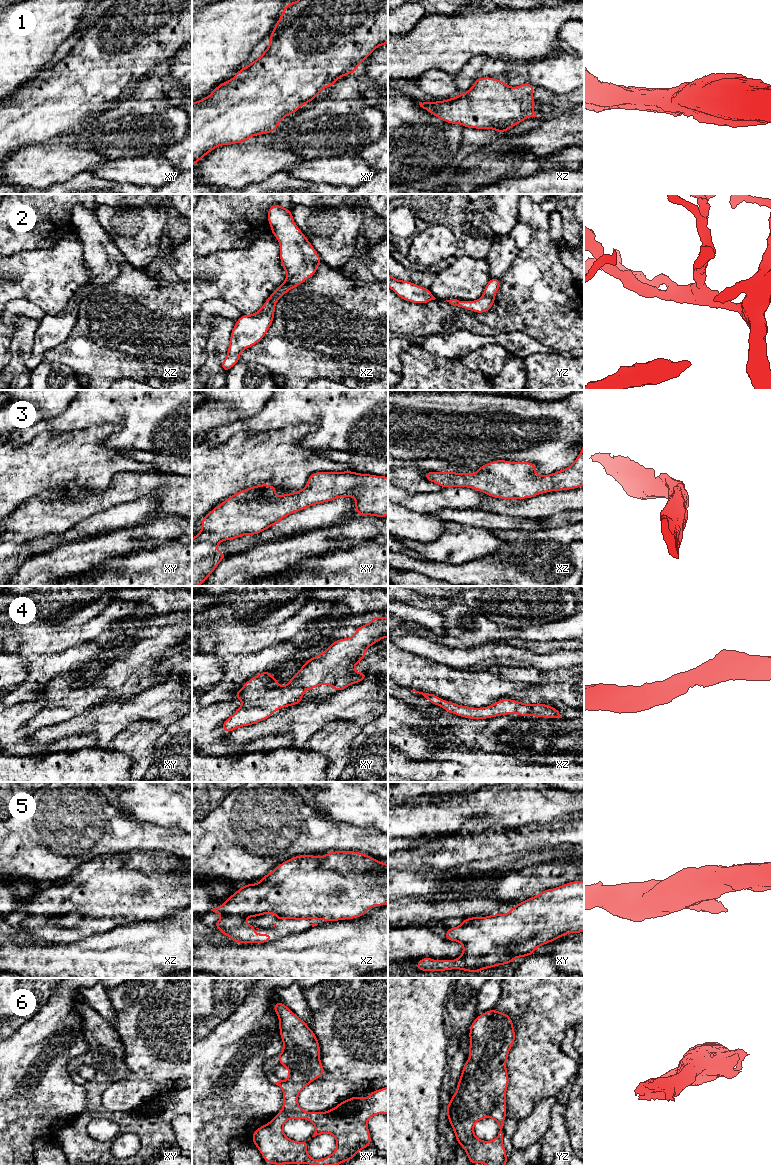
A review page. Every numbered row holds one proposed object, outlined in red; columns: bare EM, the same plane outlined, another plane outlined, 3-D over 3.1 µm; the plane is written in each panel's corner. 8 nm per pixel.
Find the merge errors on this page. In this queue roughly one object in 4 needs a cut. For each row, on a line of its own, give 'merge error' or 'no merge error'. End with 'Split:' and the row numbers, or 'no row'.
1: no merge error
2: no merge error
3: no merge error
4: no merge error
5: no merge error
6: no merge error
Split: no row

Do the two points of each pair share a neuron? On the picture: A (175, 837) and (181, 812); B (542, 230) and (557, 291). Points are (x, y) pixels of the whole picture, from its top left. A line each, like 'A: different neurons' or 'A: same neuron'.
A: different neurons
B: same neuron

